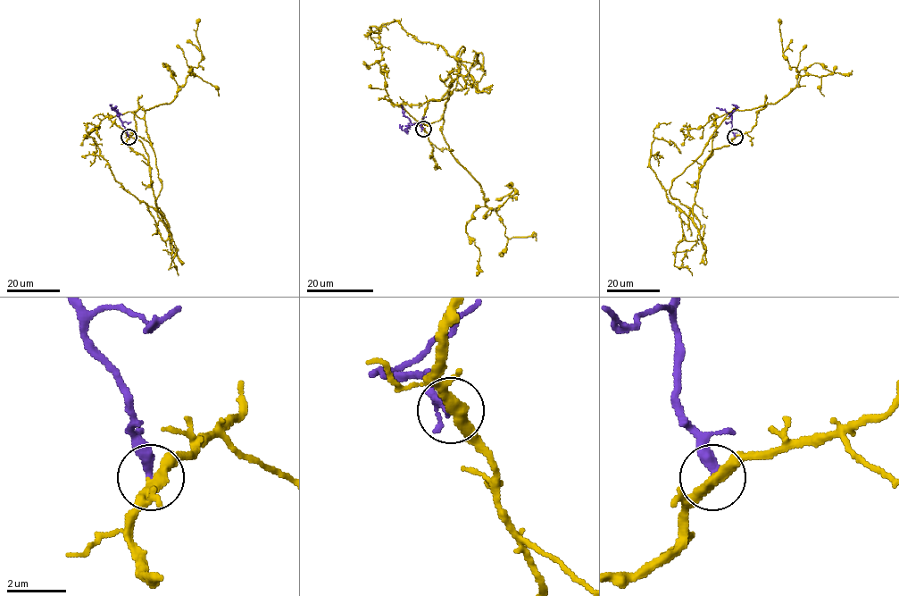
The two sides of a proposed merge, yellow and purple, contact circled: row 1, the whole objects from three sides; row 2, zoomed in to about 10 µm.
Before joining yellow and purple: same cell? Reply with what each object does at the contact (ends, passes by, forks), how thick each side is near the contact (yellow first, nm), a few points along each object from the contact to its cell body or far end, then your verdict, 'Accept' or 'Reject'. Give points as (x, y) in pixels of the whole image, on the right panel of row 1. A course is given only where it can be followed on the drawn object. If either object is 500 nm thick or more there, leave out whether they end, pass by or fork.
At the ring yellow passes by. At the ring purple ends. Thickness 360 nm (yellow) against 340 nm. Course of yellow: (735, 137), (706, 159), (716, 119), (775, 104), (798, 85), (798, 71), (783, 56), (778, 19). Course of purple: (735, 137), (731, 116), (716, 107). Accept

